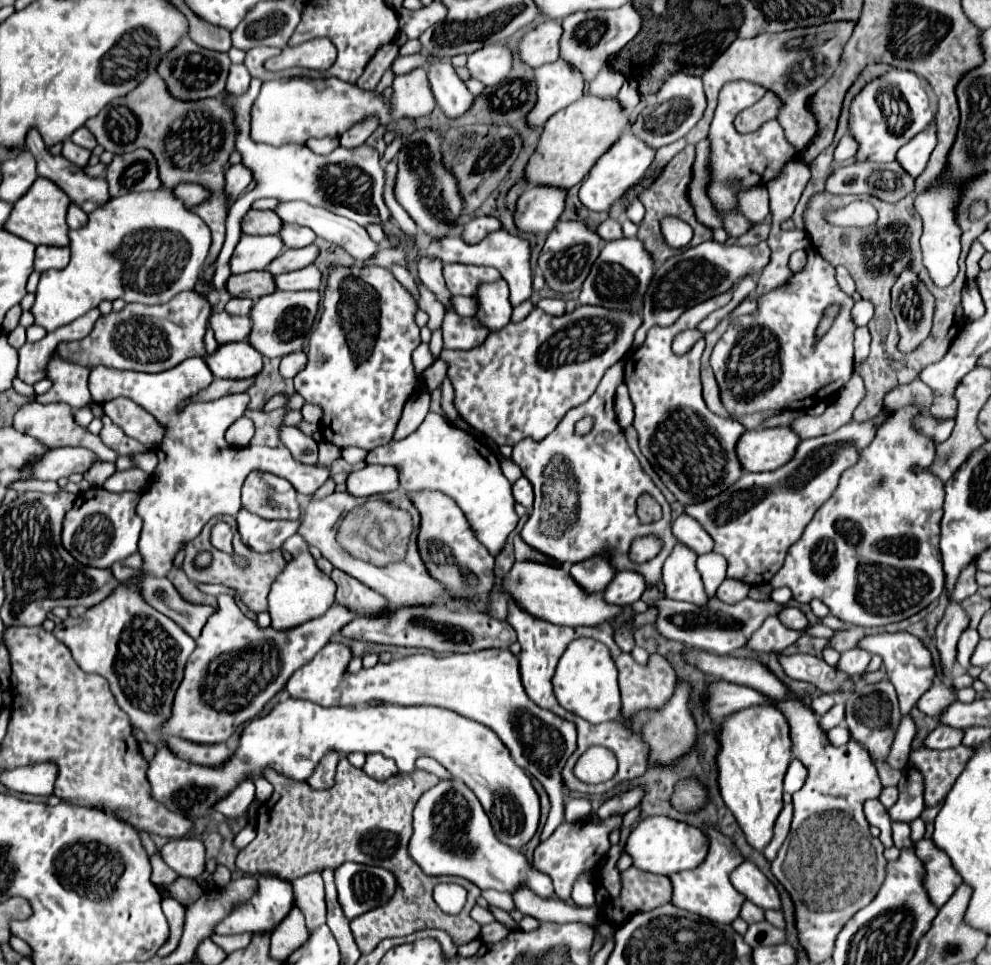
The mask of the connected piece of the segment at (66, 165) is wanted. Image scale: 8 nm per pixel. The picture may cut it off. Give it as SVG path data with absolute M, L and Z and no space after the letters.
M32 127L32 129L26 133L24 147L34 155L36 163L38 163L38 167L40 167L40 177L46 177L46 179L54 181L68 197L72 197L72 203L76 203L82 211L90 213L90 211L94 211L94 209L104 207L104 205L112 199L110 193L108 193L108 183L106 183L104 177L90 177L90 175L86 175L84 167L74 167L64 155L54 155L54 153L50 153L50 149L44 145L44 139L42 139L42 135L38 133L38 129Z

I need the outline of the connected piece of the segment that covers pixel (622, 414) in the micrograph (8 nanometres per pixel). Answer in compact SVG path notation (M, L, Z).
M620 383L616 389L616 417L622 429L626 429L628 425L632 425L632 401L626 389L626 383Z

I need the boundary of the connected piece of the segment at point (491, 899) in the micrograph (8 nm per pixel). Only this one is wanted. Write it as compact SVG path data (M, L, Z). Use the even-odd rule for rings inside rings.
M484 891L484 893L482 893L482 897L484 897L484 899L486 899L490 905L496 905L496 907L500 907L500 909L508 911L508 913L516 911L516 905L514 905L514 901L512 901L512 895L510 895L510 893Z

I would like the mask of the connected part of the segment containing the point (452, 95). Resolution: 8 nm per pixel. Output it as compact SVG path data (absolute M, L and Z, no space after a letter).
M450 61L430 65L428 79L434 97L448 119L458 119L472 109L476 97L468 91L466 83L456 75L456 69Z

